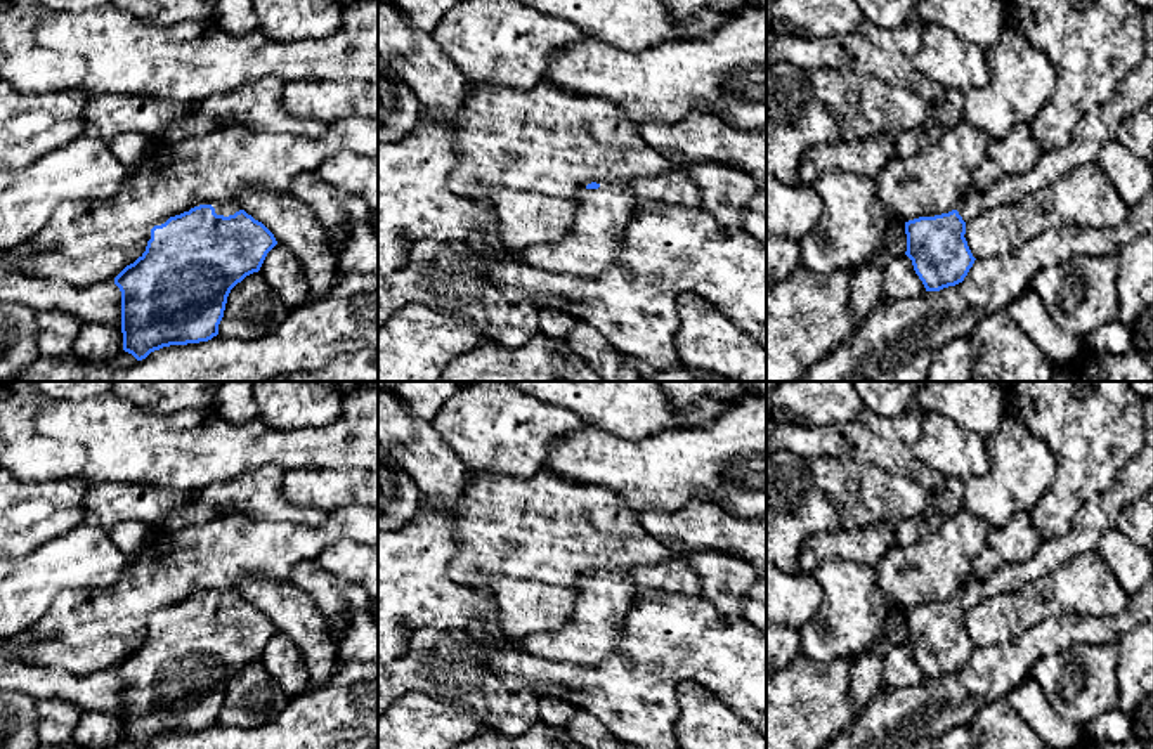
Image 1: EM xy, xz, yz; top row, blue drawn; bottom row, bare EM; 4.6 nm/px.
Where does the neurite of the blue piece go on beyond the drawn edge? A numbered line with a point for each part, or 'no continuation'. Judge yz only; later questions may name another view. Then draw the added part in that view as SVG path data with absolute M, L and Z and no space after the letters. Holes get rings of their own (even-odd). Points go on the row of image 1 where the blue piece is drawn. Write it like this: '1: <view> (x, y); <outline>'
1: yz (1100, 125); M1153 10L1144 12L1144 35L1141 64L1118 83L1110 101L1087 111L1068 144L1040 153L1032 170L1004 175L985 191L961 199L955 210L966 224L983 212L1044 191L1072 170L1098 163L1101 147L1117 140L1122 121L1153 101Z

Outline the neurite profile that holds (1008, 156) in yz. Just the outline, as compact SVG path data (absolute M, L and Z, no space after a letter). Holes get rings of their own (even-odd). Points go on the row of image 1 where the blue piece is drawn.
M1018 125L993 142L985 163L974 172L967 194L981 192L1004 175L1032 170L1040 158L1030 125Z

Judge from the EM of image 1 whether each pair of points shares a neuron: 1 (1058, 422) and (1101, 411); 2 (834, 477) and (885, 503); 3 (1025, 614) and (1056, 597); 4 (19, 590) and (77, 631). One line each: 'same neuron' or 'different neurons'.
1: same neuron
2: same neuron
3: same neuron
4: different neurons

